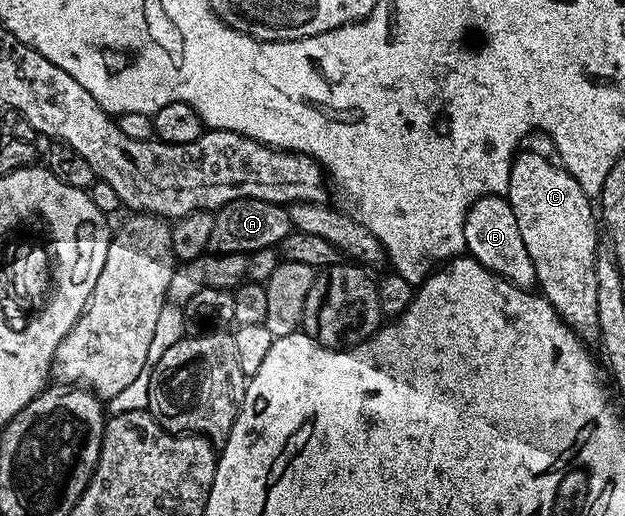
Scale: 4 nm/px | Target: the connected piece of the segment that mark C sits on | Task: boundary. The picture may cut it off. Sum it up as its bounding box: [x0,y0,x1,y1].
[507,151,599,341]

